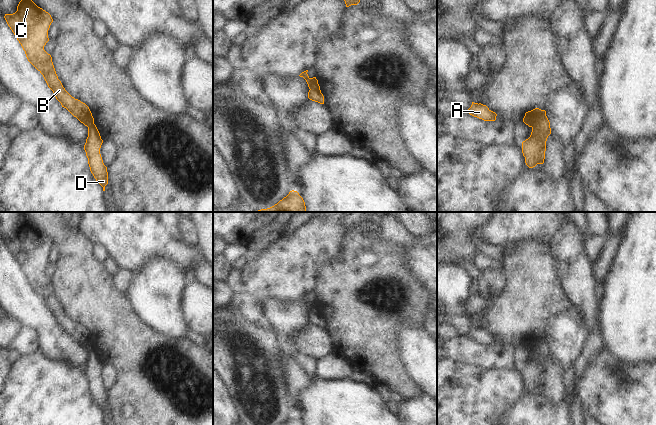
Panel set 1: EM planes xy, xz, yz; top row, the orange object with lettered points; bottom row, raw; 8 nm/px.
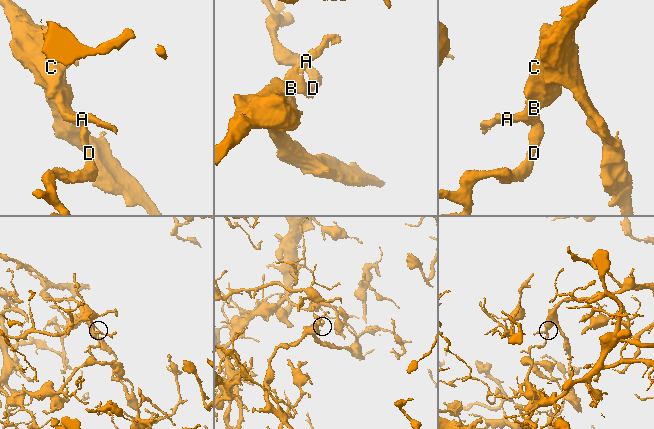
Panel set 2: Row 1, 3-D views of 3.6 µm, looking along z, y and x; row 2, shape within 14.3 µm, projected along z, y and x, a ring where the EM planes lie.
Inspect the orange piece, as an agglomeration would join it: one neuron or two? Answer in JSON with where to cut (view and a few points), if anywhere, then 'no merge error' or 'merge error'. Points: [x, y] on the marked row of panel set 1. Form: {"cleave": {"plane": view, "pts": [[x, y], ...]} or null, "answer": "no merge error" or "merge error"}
{"cleave": {"plane": "yz", "pts": [[545, 114], [532, 127]]}, "answer": "merge error"}

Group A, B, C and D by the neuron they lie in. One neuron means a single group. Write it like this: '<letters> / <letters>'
A B C / D

